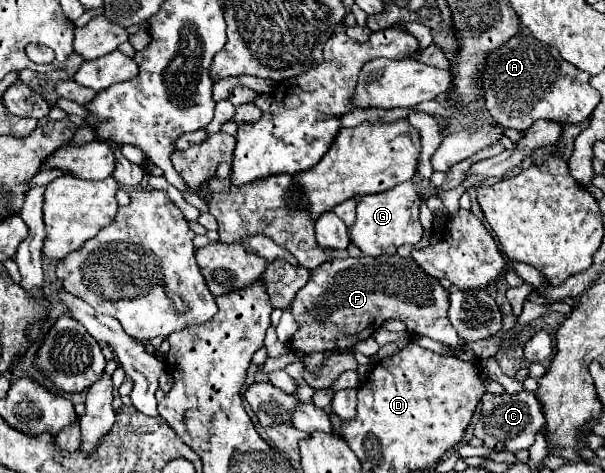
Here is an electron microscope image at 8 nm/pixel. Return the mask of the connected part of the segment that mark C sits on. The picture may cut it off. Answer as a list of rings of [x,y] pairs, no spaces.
[[[522,391],[520,395],[486,393],[482,397],[482,411],[480,411],[478,423],[474,425],[474,435],[484,441],[484,447],[490,447],[494,451],[508,449],[516,453],[520,449],[528,449],[534,443],[536,431],[542,425],[544,425],[544,413],[534,393],[530,391]]]

